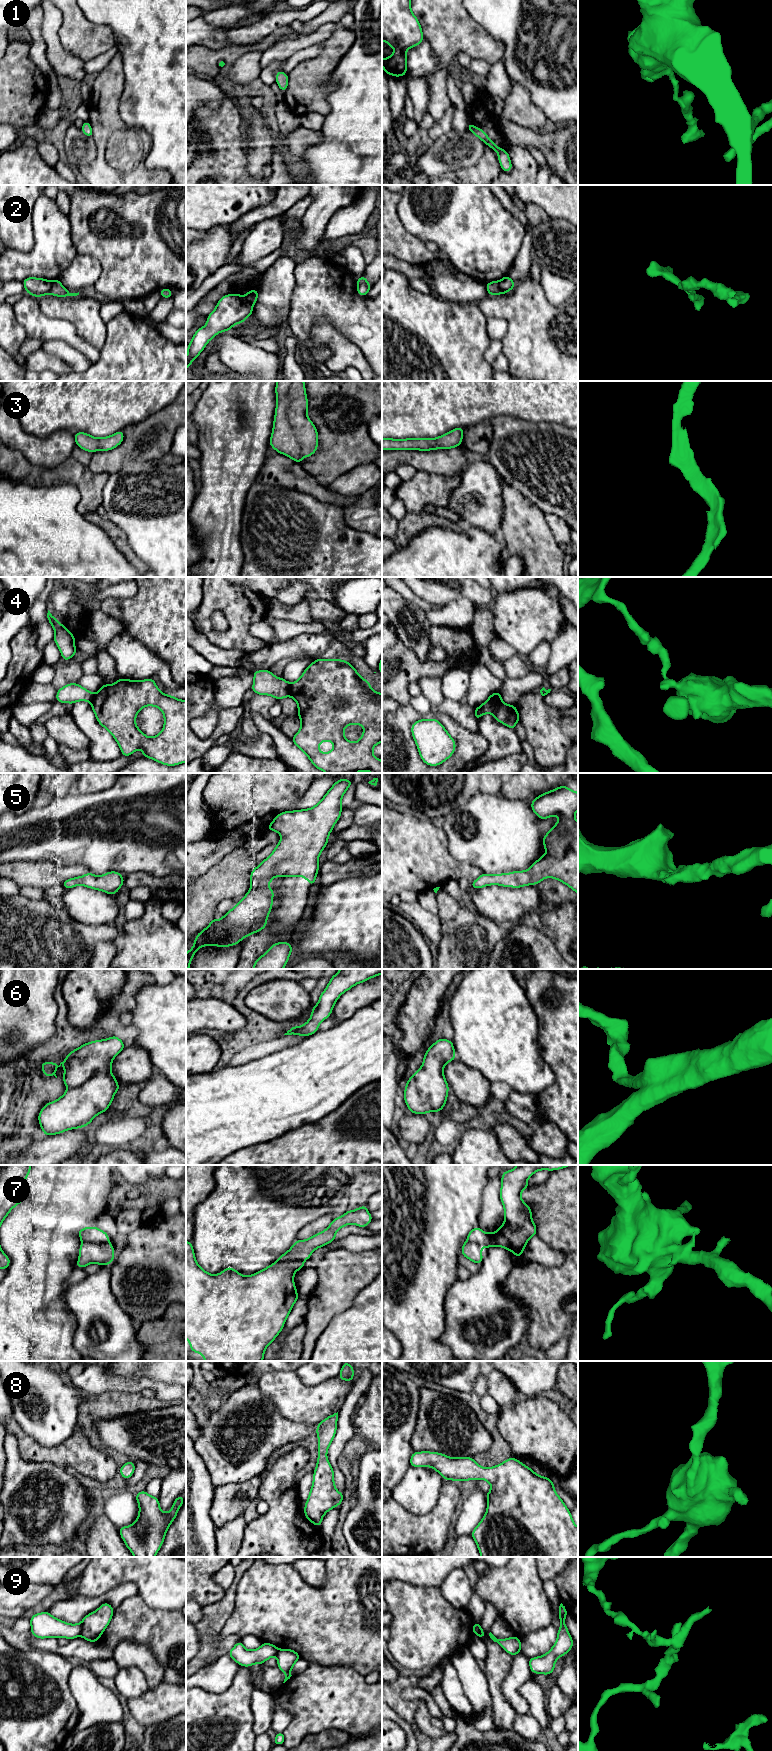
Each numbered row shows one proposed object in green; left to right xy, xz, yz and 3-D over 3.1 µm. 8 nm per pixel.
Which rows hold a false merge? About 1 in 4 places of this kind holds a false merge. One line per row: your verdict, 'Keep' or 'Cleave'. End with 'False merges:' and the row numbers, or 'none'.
1: Keep
2: Cleave
3: Keep
4: Cleave
5: Keep
6: Keep
7: Cleave
8: Keep
9: Cleave
False merges: 2, 4, 7, 9

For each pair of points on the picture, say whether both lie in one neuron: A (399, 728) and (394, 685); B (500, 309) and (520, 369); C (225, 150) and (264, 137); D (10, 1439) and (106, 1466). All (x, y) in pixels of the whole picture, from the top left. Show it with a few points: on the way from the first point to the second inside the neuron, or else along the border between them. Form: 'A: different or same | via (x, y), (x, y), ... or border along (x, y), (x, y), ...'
A: different | border along (407, 702), (400, 705)
B: same | via (515, 322), (520, 327), (520, 354)
C: different | border along (244, 129), (247, 141), (247, 167)
D: different | border along (10, 1432), (16, 1439), (19, 1454), (29, 1461)

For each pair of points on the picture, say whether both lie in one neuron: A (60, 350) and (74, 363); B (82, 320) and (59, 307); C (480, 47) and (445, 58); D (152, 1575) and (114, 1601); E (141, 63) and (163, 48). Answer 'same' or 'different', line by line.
A: same
B: same
C: same
D: different
E: same

